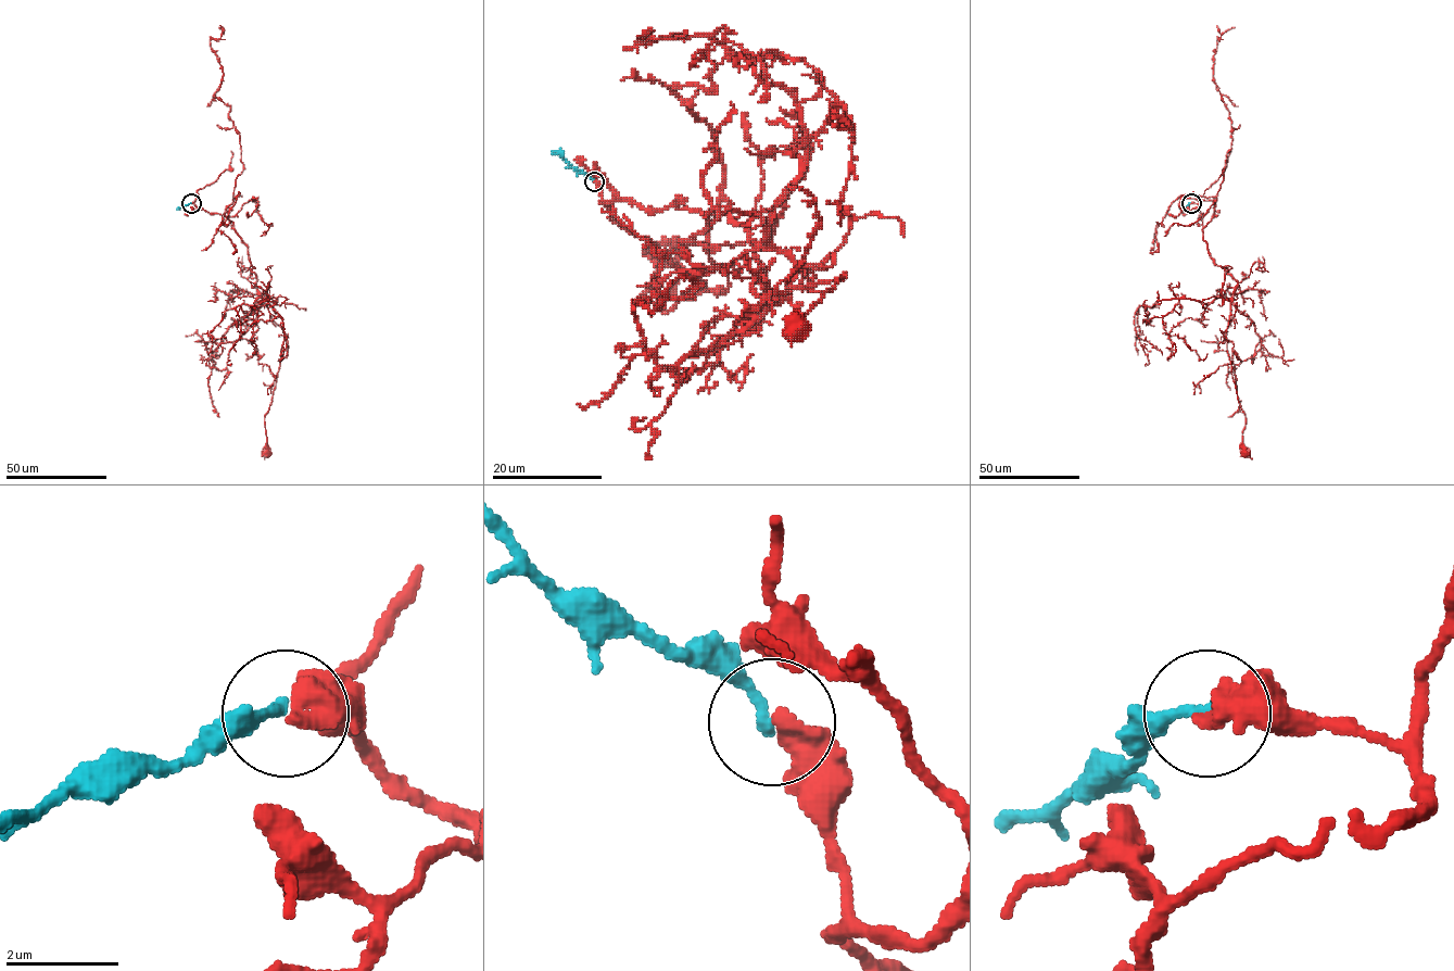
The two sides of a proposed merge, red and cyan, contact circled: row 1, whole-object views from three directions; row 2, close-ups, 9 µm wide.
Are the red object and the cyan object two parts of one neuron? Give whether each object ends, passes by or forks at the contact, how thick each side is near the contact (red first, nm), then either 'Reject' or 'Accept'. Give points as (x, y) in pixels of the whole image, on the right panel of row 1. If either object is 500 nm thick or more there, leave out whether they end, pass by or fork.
Thickness 500 nm (red) against 190 nm. Reject

